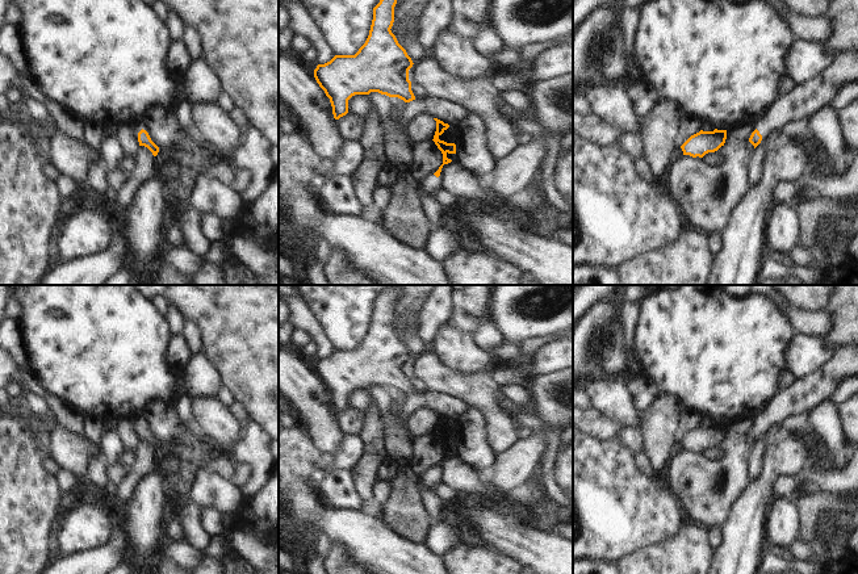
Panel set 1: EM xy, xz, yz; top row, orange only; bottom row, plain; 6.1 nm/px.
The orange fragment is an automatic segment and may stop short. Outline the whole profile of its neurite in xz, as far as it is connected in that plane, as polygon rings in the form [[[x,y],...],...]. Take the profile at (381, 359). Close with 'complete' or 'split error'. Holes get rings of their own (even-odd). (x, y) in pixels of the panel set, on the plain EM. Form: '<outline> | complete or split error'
[[[389,285],[373,302],[369,330],[359,345],[355,349],[335,349],[330,356],[318,359],[314,364],[317,377],[330,393],[335,414],[348,407],[348,394],[355,389],[378,386],[389,391],[398,391],[405,397],[415,394],[409,374],[409,364],[414,357],[390,324],[395,298],[397,290]]] | complete

